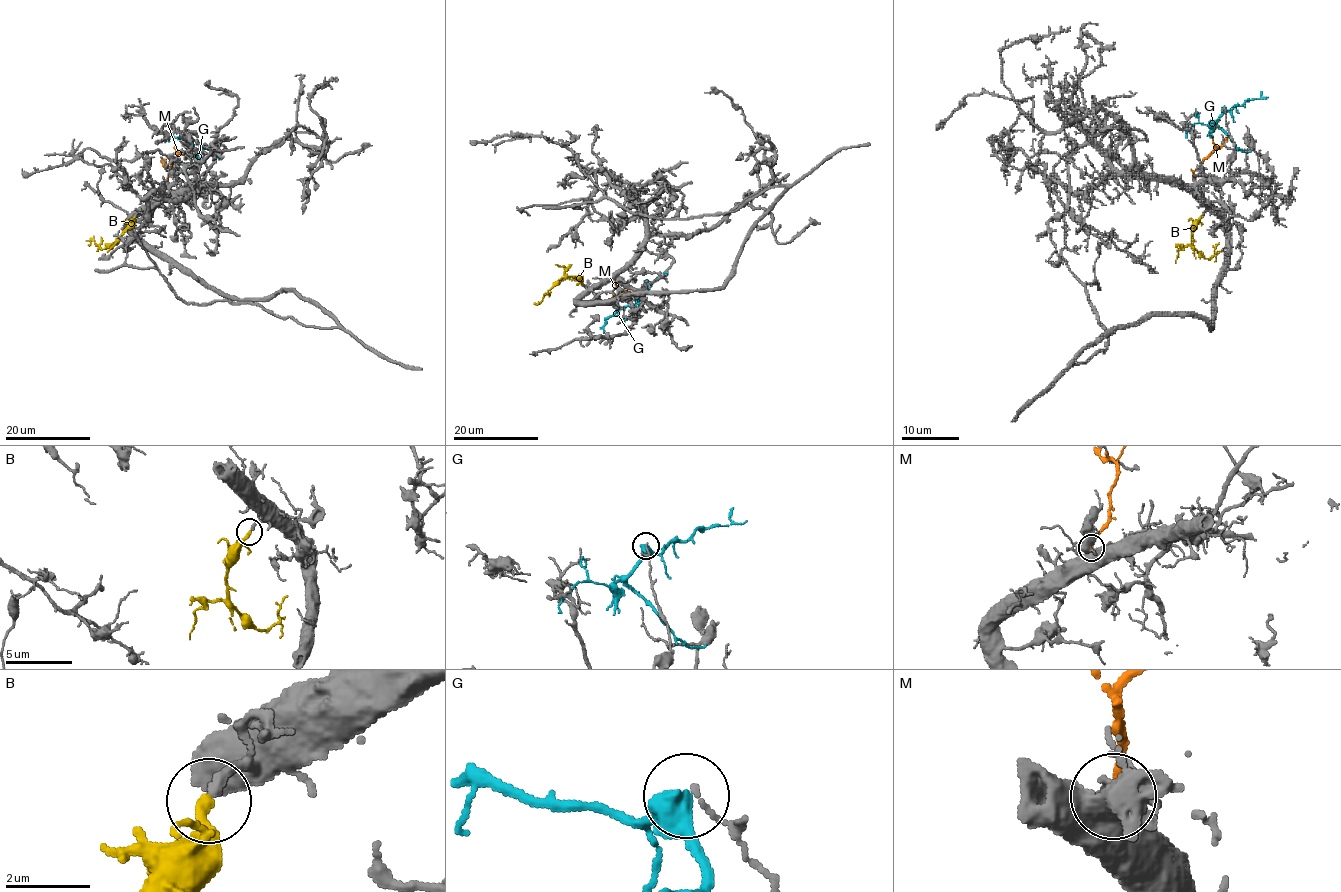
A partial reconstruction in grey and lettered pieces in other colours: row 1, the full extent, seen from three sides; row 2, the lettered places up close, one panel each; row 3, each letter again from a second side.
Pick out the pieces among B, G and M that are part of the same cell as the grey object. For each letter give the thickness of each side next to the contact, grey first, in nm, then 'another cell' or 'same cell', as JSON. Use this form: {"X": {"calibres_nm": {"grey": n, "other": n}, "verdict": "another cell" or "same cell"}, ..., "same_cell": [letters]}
{"B": {"calibres_nm": {"grey": 240, "other": 300}, "verdict": "same cell"}, "G": {"calibres_nm": {"grey": 90, "other": 440}, "verdict": "another cell"}, "M": {"calibres_nm": {"grey": 700, "other": 200}, "verdict": "another cell"}, "same_cell": ["B"]}

